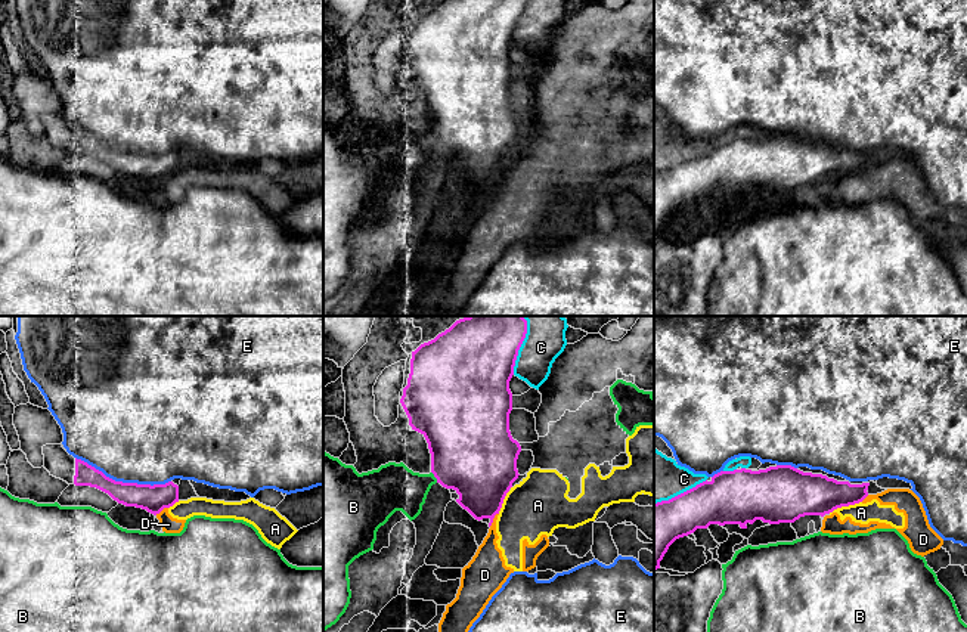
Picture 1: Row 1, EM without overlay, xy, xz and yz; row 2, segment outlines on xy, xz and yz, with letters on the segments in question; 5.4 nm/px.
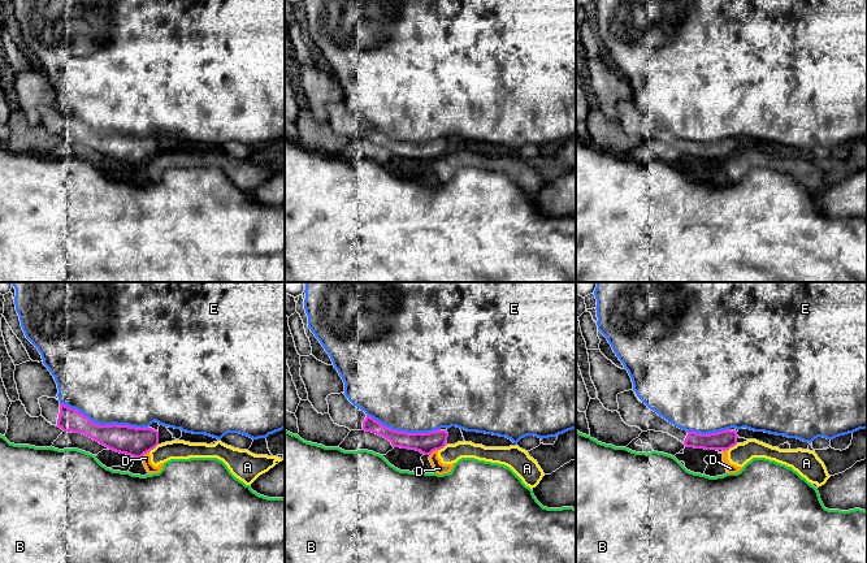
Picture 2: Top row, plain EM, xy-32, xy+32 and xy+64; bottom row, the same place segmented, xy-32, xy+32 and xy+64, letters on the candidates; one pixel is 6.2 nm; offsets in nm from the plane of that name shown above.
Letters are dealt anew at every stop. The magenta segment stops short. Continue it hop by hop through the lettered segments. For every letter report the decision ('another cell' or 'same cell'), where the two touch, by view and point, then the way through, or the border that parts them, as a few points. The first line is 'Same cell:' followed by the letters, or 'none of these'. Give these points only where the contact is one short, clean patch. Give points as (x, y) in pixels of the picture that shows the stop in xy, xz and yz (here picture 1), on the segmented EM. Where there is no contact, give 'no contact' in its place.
Same cell: none of these
A: another cell; contact yz (845, 505); border yz (861, 501), (837, 507), (828, 513)
B: another cell; contact xz (434, 476); border xz (431, 471), (437, 482)
C: another cell; contact xz (520, 346)
D: another cell; contact xz (492, 520); border xz (498, 513), (489, 526)
E: another cell; contact xy (121, 482)

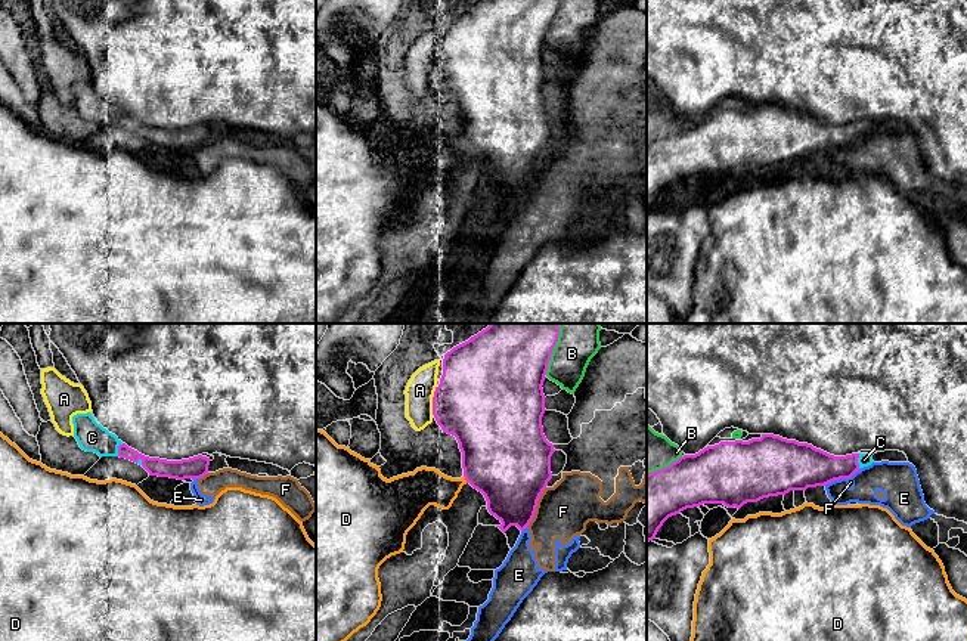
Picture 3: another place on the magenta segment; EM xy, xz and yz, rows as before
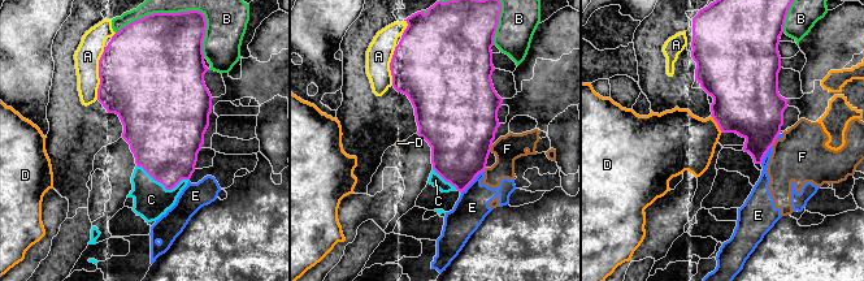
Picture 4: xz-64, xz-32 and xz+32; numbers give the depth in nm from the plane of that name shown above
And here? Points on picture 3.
Same cell: C
A: another cell; contact xz (433, 406)
B: another cell; contact xz (552, 349)
C: same cell; contact yz (857, 461)
D: another cell; contact xz (465, 479); border xz (464, 476), (467, 482)
E: another cell; contact yz (842, 477); border yz (861, 468), (849, 477), (834, 479), (824, 485)
F: another cell; contact xz (536, 505); border xz (546, 488), (527, 526)

